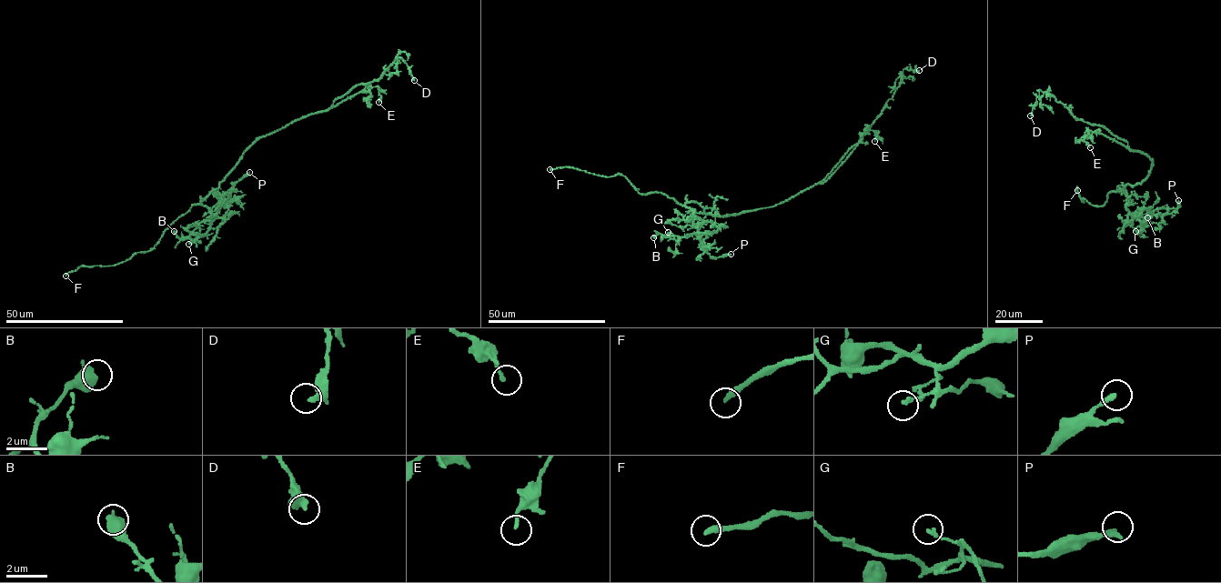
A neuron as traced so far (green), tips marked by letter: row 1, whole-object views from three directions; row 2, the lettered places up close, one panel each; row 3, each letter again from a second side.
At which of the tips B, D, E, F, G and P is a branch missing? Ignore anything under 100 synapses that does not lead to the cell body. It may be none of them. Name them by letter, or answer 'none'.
F

